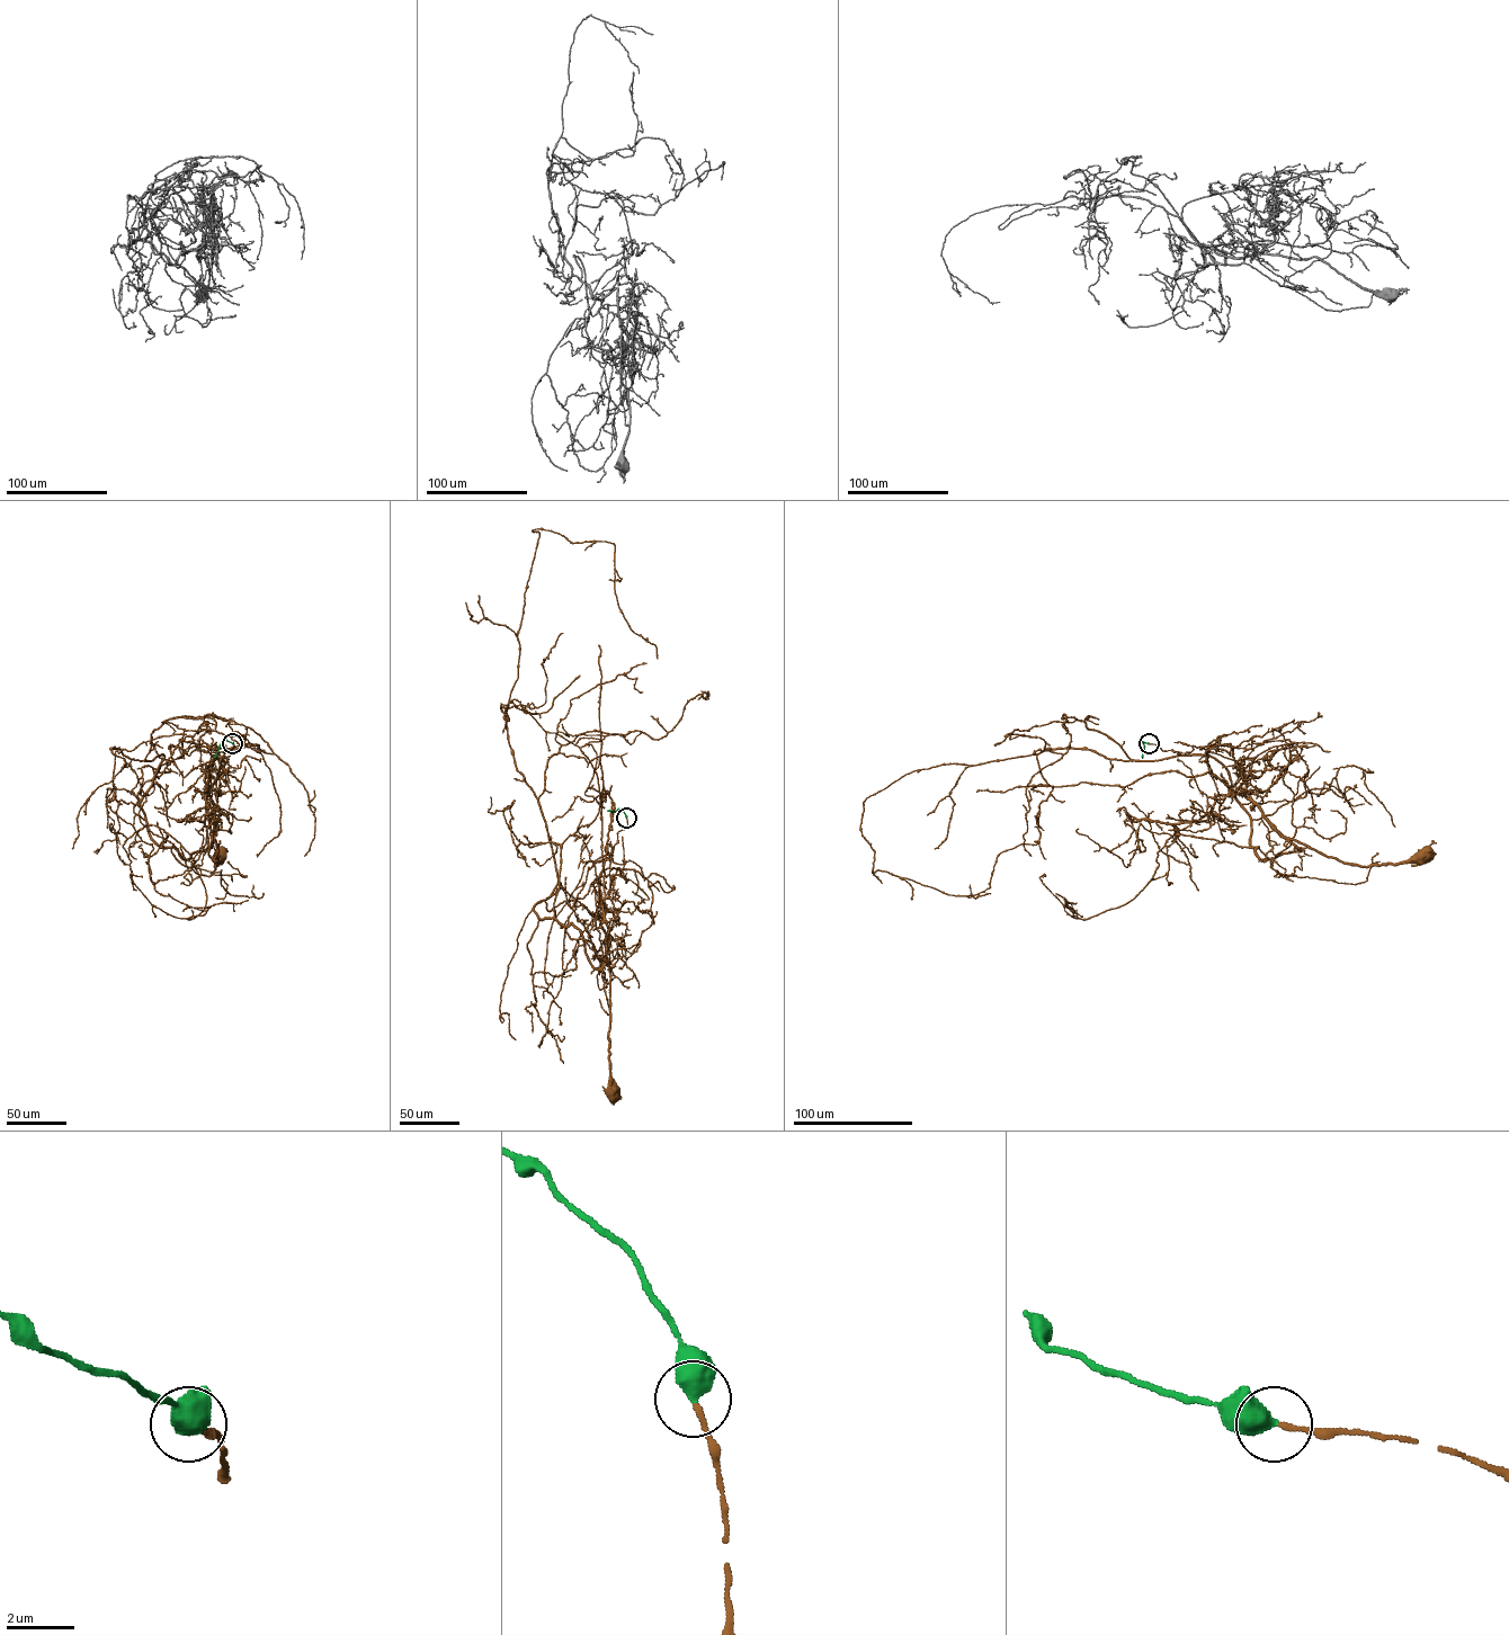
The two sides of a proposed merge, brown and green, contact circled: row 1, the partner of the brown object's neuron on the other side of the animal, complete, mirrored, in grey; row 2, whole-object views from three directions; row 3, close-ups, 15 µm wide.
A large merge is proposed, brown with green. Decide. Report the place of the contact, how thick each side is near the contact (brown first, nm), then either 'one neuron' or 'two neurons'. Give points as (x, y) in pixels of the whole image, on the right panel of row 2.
(1149, 743) | 150/600 nm | one neuron

